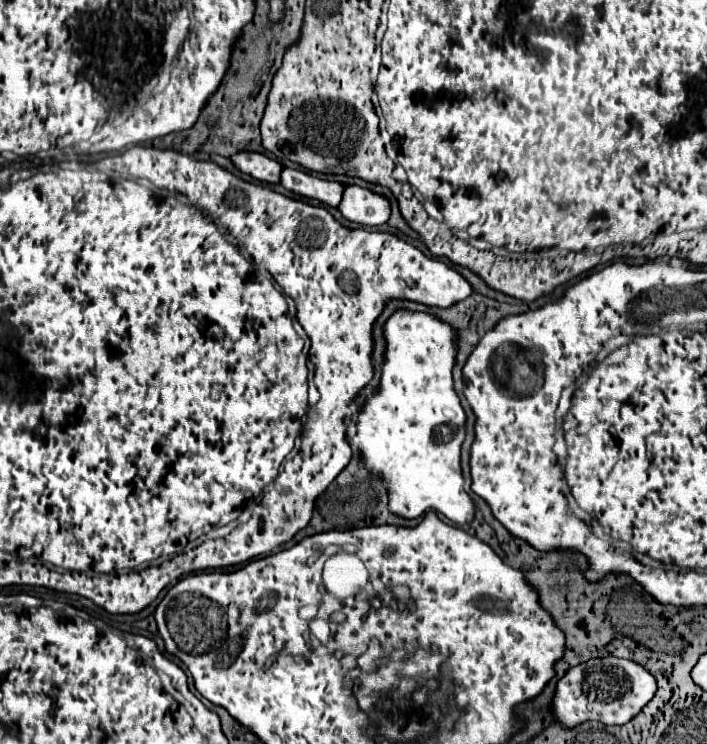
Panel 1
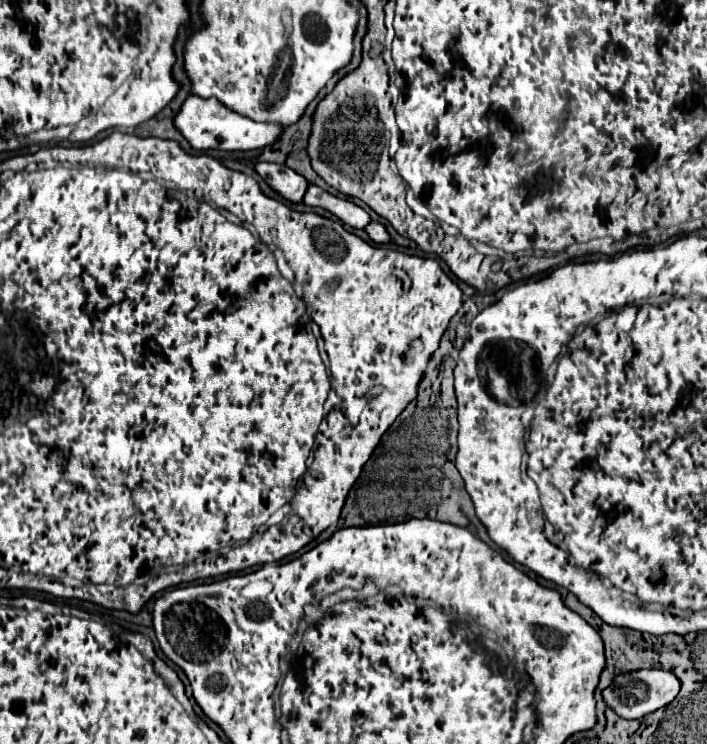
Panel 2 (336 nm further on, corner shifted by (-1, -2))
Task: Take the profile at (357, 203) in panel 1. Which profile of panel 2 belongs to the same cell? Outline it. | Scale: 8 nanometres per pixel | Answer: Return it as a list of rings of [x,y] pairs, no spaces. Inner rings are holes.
[[[371,221],[371,223],[365,227],[365,231],[367,231],[367,235],[371,237],[371,241],[375,241],[375,243],[387,243],[387,241],[389,241],[389,233],[385,231],[383,223],[379,223],[379,221]]]

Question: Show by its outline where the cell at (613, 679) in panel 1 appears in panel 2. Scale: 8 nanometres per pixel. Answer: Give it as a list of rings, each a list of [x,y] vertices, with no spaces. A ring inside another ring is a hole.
[[[639,669],[629,673],[619,673],[613,683],[601,691],[603,701],[623,719],[641,719],[665,705],[669,705],[679,693],[679,679],[663,669]]]

